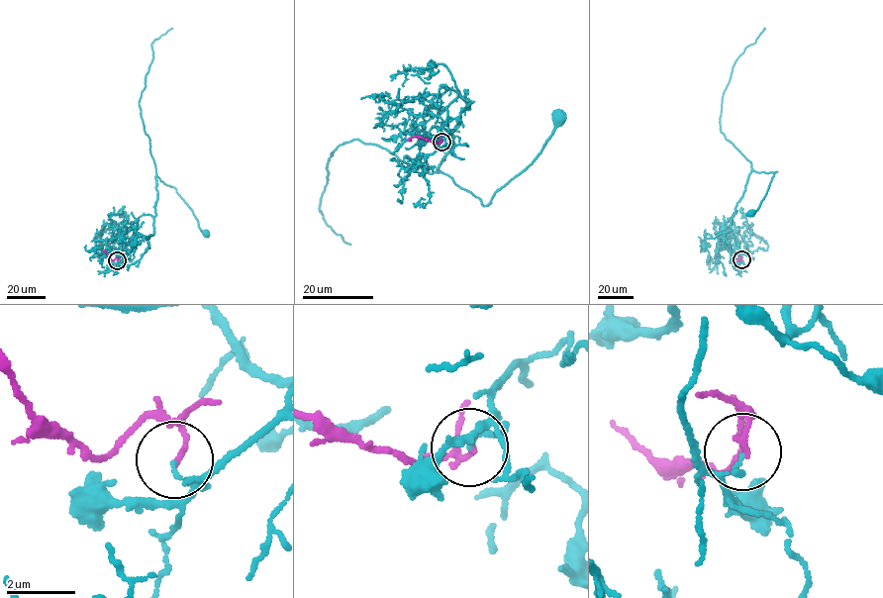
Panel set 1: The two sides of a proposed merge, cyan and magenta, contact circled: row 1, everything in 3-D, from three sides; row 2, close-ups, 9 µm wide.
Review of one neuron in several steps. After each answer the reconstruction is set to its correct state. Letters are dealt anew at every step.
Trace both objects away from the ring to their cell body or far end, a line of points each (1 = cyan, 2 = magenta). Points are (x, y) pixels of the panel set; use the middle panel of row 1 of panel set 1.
1: (441, 141), (445, 109), (462, 97), (469, 109), (438, 168), (485, 205), (532, 163), (558, 117)
2: (441, 141), (438, 144), (413, 137), (411, 141)

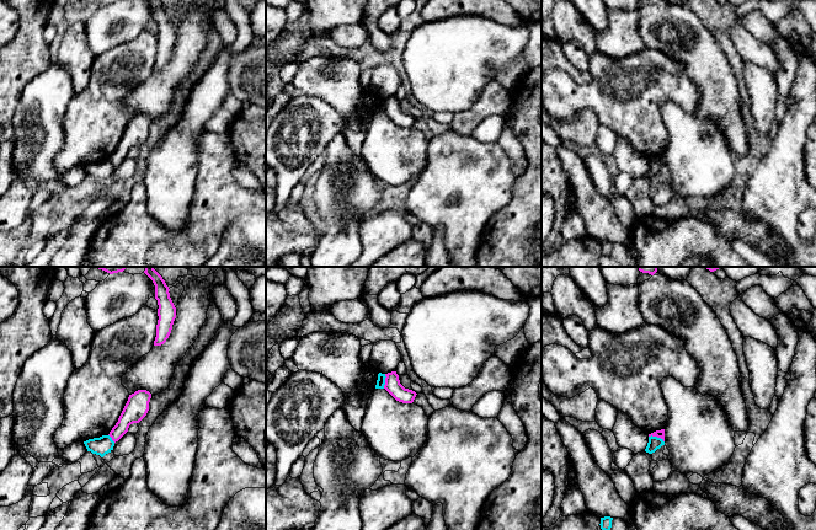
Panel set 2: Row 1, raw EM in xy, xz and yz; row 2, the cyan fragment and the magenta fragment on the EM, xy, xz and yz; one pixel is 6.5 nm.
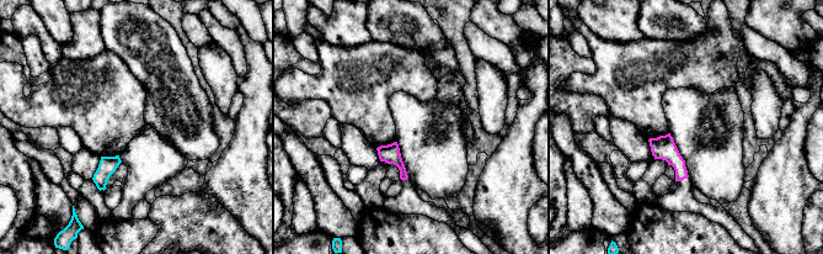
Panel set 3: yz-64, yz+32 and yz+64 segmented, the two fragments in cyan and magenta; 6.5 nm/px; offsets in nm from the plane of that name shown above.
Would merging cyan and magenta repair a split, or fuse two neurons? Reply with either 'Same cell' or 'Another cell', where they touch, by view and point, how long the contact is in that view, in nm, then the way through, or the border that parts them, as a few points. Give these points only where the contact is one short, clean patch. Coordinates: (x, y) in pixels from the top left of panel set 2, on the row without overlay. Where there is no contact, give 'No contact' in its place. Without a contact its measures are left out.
Another cell. Touches cyan at yz (656, 161). Shared border 110 nm. Boundary: yz (649, 160), (656, 160), (664, 166)

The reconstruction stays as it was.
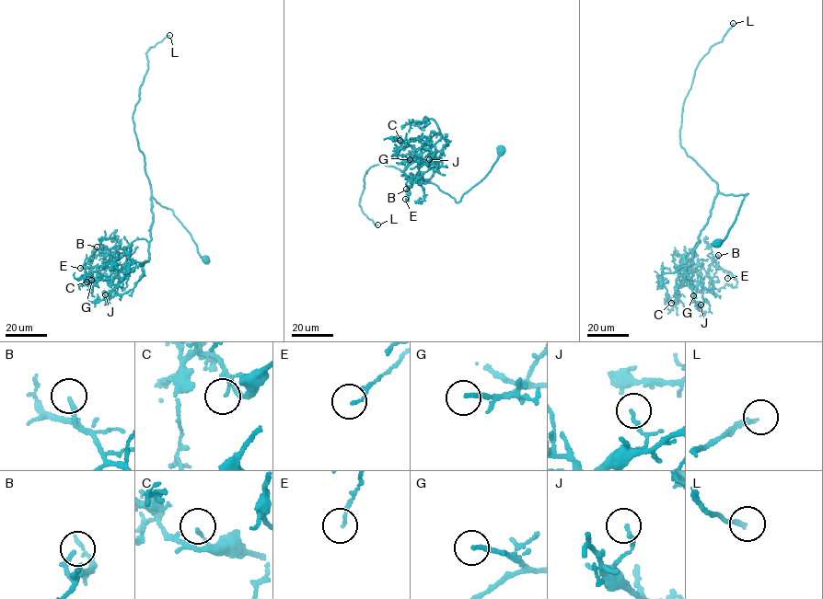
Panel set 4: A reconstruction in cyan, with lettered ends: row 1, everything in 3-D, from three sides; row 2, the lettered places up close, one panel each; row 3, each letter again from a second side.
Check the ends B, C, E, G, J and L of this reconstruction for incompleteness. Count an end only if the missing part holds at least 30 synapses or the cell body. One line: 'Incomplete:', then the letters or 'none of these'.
Incomplete: B, G, L

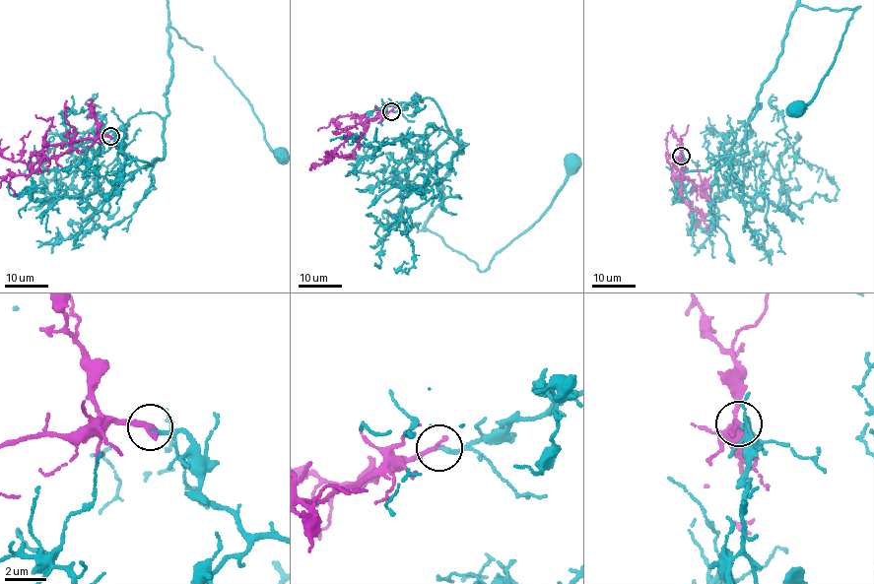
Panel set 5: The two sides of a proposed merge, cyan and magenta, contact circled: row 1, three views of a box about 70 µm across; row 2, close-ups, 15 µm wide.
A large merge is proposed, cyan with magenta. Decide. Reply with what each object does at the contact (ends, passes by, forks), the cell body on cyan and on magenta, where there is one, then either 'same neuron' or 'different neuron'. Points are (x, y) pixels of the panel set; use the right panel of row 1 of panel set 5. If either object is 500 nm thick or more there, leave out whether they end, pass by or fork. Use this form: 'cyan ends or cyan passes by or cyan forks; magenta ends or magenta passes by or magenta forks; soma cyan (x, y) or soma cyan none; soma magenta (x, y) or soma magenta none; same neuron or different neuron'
cyan ends; magenta ends; soma cyan (796, 108); soma magenta none; same neuron

